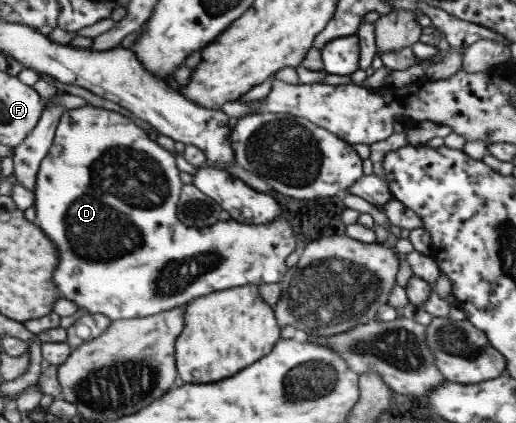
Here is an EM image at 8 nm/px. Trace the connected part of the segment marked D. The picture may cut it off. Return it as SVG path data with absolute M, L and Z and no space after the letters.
M90 104L89 107L77 107L63 111L59 125L57 125L53 146L41 161L34 188L34 206L35 212L37 212L35 225L39 226L41 231L55 243L55 247L59 251L59 263L52 276L56 291L59 291L65 299L73 301L78 309L85 309L88 314L102 313L112 322L119 319L149 317L161 313L161 311L169 311L169 309L186 305L195 298L209 295L211 292L223 291L231 287L261 286L281 282L289 269L285 266L285 259L295 251L296 247L293 227L285 215L264 225L241 224L233 219L219 221L209 229L182 225L178 221L176 208L183 185L180 179L180 169L176 165L178 156L173 155L171 151L167 151L150 138L150 134L134 124L130 118L113 110L97 108Z

